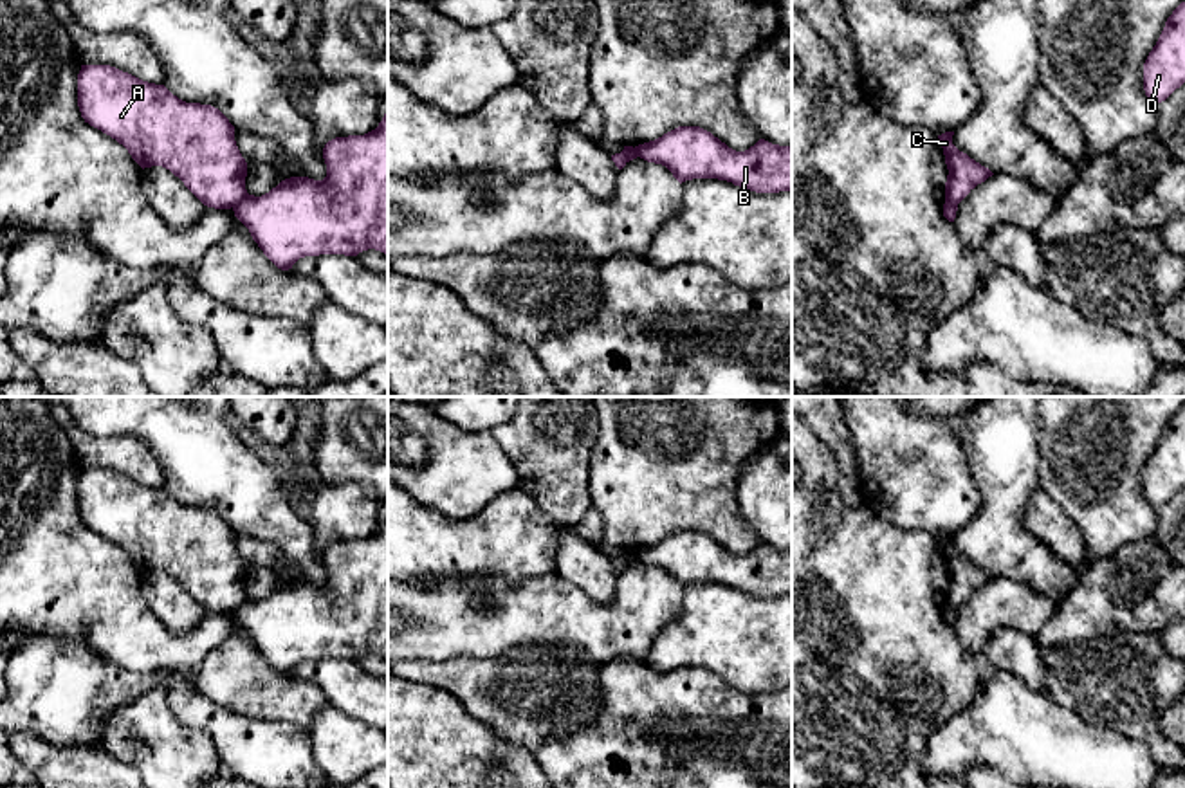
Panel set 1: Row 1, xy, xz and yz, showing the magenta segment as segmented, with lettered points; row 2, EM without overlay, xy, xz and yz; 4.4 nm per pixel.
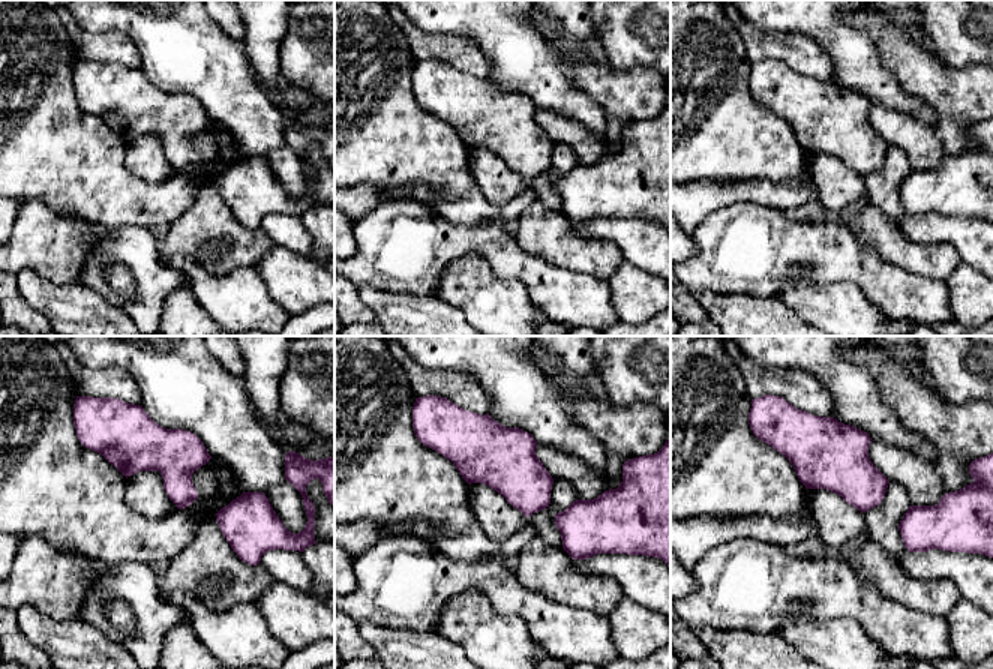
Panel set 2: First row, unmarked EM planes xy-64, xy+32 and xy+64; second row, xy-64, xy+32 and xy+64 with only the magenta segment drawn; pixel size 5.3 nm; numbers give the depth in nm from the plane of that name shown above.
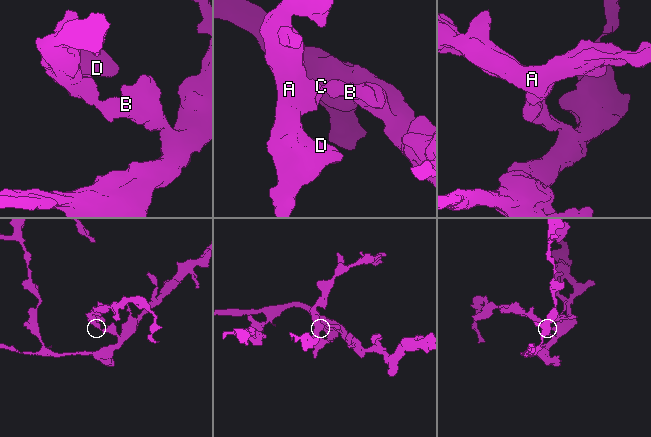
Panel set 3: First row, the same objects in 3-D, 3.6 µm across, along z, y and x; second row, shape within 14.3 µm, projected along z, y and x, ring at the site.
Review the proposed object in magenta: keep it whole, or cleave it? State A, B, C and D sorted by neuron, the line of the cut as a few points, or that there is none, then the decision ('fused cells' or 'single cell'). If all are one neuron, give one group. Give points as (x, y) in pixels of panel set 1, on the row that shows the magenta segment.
groups A C D / B; cut xy (248, 193), (233, 208); fused cells

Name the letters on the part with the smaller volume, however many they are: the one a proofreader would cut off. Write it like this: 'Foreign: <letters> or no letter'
Foreign: A, C, D

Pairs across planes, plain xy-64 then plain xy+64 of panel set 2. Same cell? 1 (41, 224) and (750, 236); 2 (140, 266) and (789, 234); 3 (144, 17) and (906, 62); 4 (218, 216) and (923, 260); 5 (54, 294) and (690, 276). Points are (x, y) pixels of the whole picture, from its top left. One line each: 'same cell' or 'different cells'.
1: same cell
2: different cells
3: different cells
4: same cell
5: different cells

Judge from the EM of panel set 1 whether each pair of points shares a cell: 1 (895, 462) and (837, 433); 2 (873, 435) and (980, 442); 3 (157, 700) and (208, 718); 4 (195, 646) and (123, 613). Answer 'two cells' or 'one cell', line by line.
1: two cells
2: two cells
3: two cells
4: one cell

